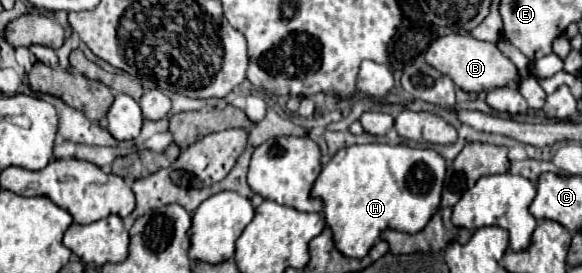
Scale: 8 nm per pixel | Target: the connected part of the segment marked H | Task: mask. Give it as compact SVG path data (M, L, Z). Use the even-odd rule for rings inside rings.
M368 143L352 145L338 151L332 161L318 175L312 195L324 201L324 217L334 233L336 249L346 257L366 257L384 229L396 229L402 233L422 231L430 217L440 207L442 185L446 177L446 159L434 149L412 149L408 145Z

